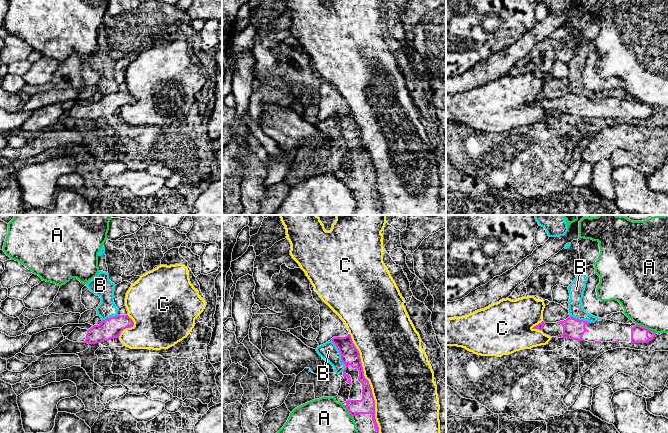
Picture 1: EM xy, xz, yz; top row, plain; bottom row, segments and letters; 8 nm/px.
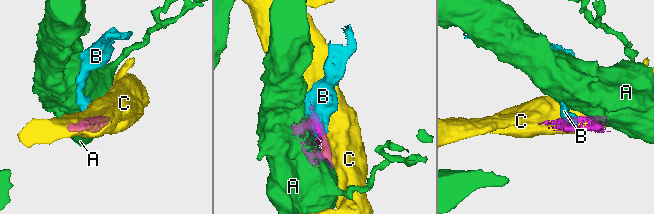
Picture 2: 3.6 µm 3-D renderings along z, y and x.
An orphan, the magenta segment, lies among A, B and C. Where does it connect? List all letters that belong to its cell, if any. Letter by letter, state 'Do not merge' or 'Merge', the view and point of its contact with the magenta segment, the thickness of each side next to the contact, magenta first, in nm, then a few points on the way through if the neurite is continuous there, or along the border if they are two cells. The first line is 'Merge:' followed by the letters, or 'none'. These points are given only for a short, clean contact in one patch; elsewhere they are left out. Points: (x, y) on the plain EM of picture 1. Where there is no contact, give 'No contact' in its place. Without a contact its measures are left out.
Merge: none
A: Do not merge. Touches magenta at yz (646, 104). Thickness 140 nm (magenta) against 380 nm. Boundary: yz (636, 99), (651, 105), (655, 109)
B: Do not merge. Touches magenta at xz (341, 132). Thickness 150 nm (magenta) against 140 nm. Boundary: xz (330, 116), (340, 130), (340, 136), (345, 142), (343, 147)
C: Do not merge. Touches magenta at xz (368, 158). Thickness 140 nm (magenta) against 500 nm

